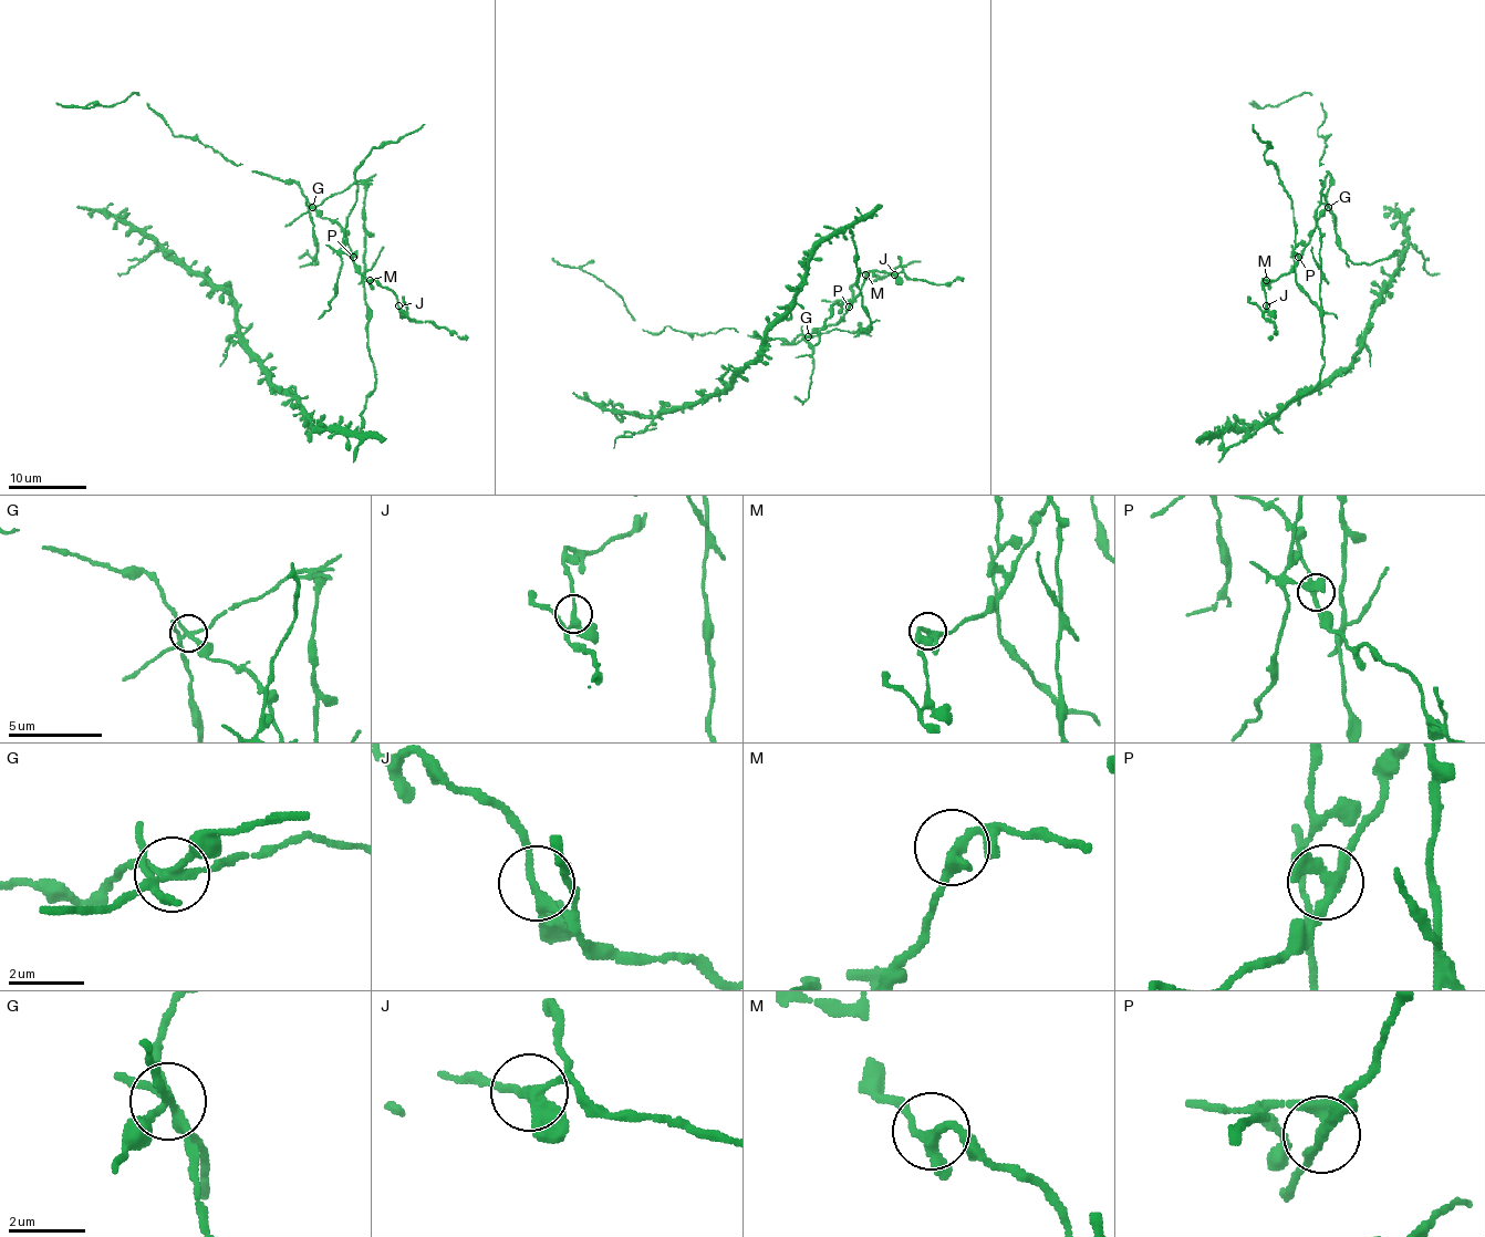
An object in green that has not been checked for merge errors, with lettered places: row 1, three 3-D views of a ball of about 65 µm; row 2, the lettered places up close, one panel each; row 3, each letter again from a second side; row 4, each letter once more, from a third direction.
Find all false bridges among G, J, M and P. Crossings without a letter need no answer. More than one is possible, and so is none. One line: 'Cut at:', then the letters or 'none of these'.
Cut at: G, P

